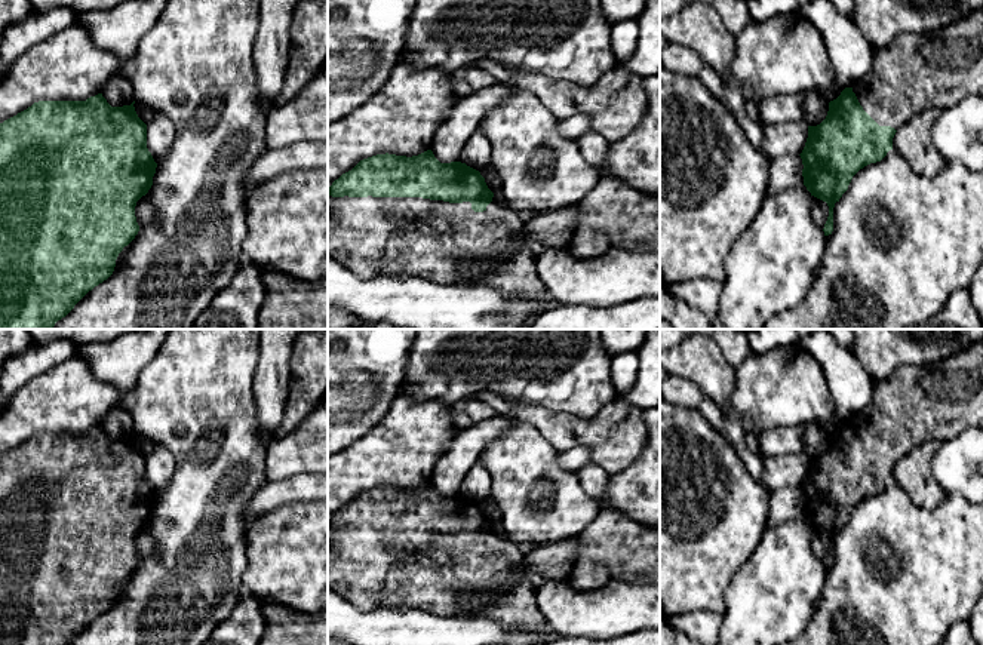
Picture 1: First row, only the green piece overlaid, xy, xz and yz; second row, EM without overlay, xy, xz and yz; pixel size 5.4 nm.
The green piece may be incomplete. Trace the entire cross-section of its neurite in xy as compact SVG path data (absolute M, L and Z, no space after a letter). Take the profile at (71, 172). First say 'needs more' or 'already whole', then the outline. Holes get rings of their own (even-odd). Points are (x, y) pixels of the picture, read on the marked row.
already whole; M102 93L86 101L39 101L0 123L0 329L52 329L89 291L113 274L119 254L138 234L135 206L151 188L157 163L147 148L147 125L133 104L111 107Z

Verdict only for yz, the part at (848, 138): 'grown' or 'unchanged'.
grown

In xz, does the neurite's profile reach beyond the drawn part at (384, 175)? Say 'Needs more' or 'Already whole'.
Needs more

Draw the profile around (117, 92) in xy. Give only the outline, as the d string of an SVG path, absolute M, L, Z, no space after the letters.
M123 77L110 79L101 93L111 107L130 105L135 101L133 89Z

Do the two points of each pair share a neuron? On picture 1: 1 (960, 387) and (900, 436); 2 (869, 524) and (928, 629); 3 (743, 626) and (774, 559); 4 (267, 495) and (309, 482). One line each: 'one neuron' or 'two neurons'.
1: one neuron
2: one neuron
3: one neuron
4: one neuron

